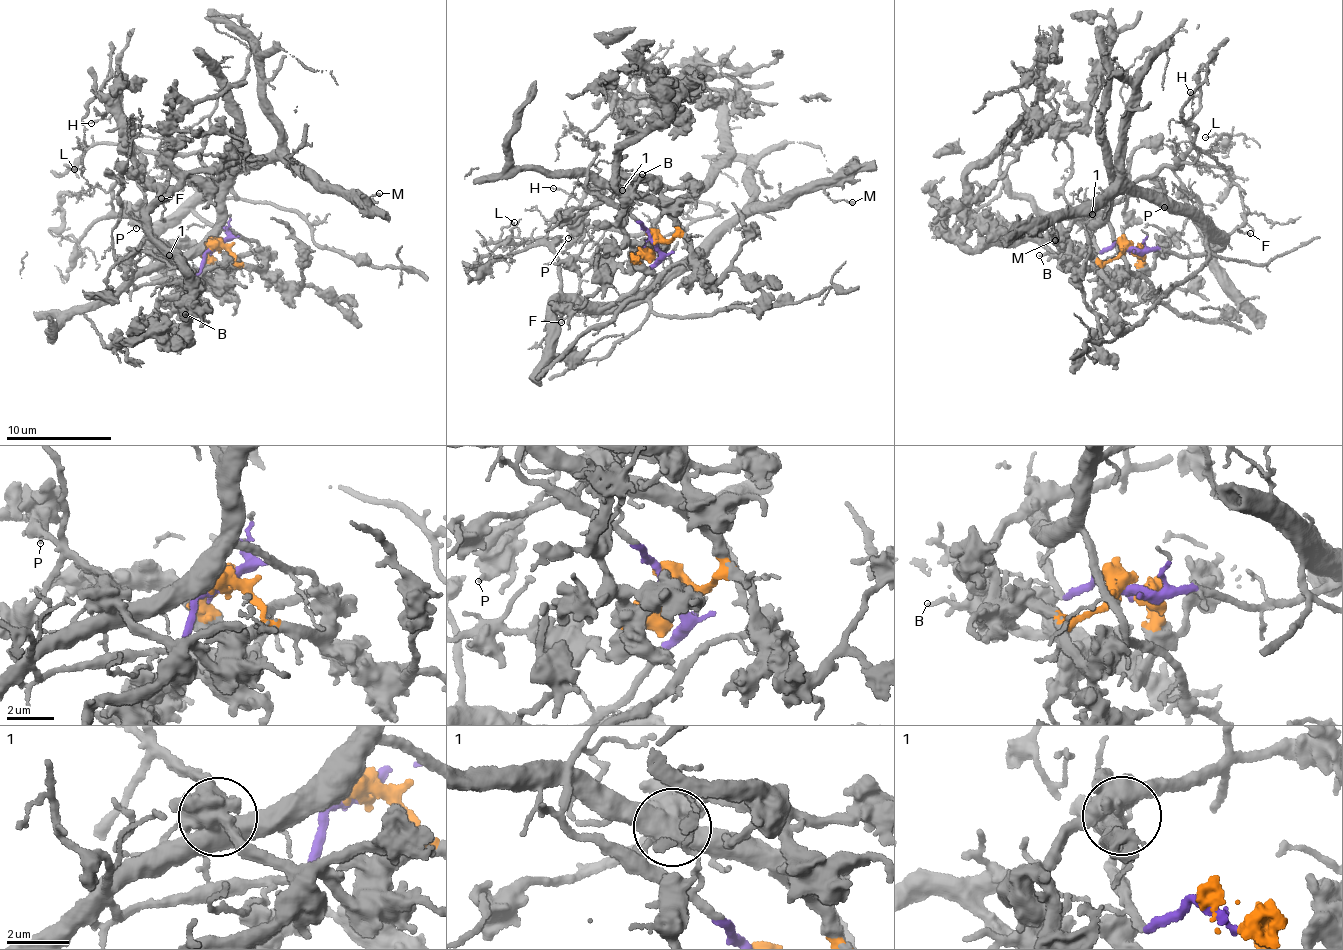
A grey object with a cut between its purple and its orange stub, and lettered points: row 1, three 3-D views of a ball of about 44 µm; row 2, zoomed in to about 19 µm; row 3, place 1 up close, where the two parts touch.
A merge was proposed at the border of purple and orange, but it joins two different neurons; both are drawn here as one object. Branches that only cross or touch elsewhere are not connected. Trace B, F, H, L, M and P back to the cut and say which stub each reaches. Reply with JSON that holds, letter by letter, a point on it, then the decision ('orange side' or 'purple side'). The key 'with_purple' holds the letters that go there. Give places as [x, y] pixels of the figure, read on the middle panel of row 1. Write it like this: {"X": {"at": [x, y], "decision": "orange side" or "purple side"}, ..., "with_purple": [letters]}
{"B": {"at": [642, 174], "decision": "orange side"}, "F": {"at": [561, 322], "decision": "purple side"}, "H": {"at": [553, 188], "decision": "orange side"}, "L": {"at": [514, 222], "decision": "orange side"}, "M": {"at": [852, 202], "decision": "purple side"}, "P": {"at": [568, 238], "decision": "orange side"}, "with_purple": ["F", "M"]}

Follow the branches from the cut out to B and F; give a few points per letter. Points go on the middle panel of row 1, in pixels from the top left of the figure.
B: (653, 240), (663, 241), (672, 236), (677, 217), (648, 182), (629, 181), (633, 187), (642, 174)
F: (653, 240), (659, 264), (600, 312), (569, 315), (560, 323)

